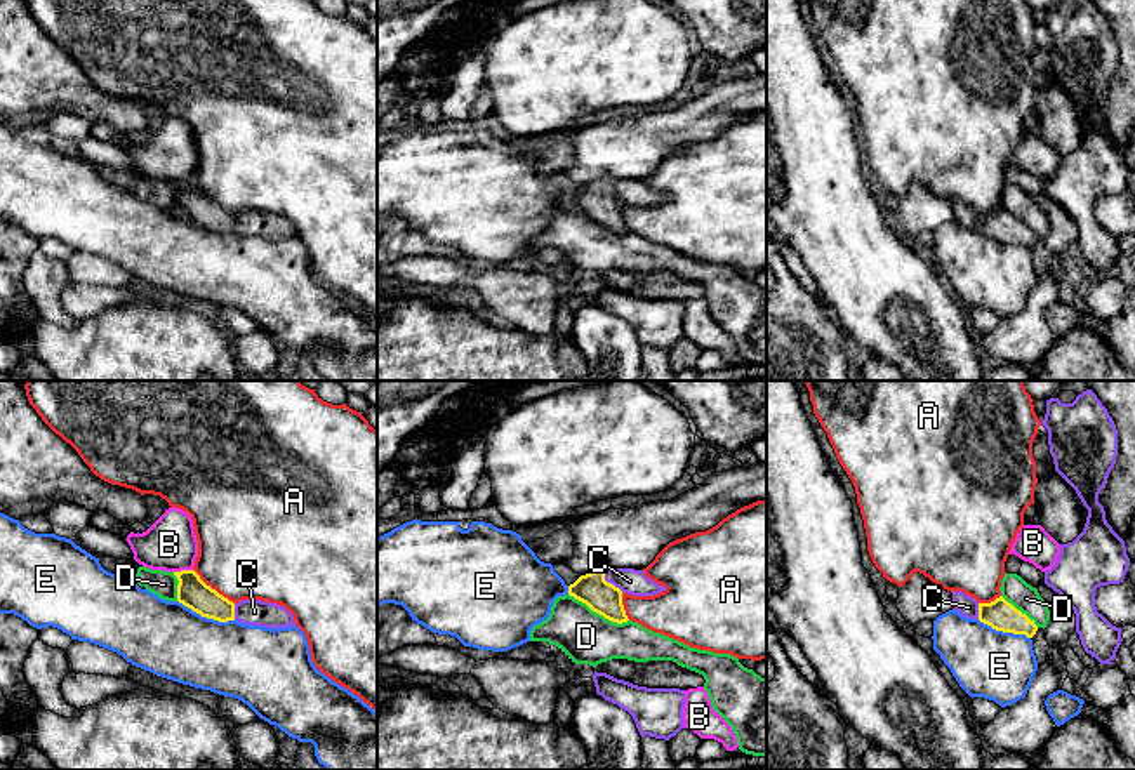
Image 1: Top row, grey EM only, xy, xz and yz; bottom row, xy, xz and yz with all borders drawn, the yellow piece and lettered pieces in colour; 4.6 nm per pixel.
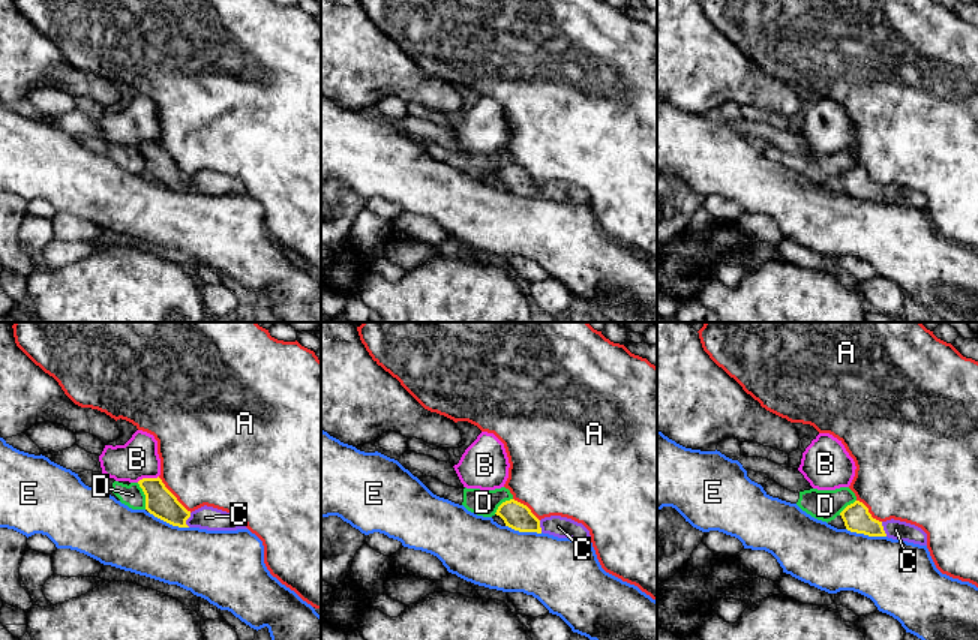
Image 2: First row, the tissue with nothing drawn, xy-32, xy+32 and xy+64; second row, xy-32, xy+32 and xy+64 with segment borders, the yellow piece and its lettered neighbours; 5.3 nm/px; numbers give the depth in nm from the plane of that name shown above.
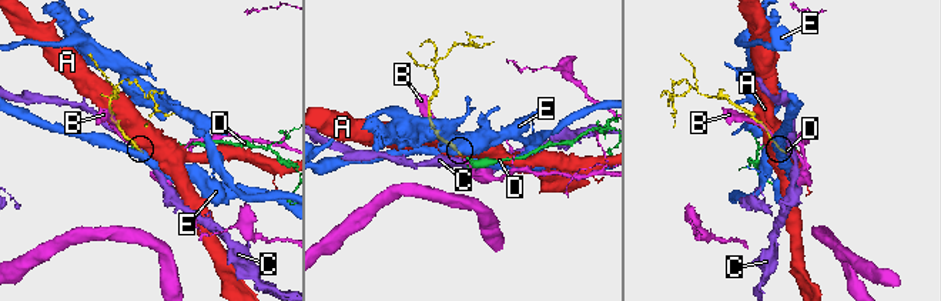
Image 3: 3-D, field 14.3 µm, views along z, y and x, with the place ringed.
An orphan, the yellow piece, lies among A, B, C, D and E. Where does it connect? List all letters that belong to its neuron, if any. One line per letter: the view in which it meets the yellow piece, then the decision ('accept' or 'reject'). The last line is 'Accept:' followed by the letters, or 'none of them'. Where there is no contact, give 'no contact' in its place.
A: meets yellow in xy; reject
B: meets yellow in xy; reject
C: meets yellow in xz; accept
D: meets yellow in xz; reject
E: meets yellow in xy; reject
Accept: C

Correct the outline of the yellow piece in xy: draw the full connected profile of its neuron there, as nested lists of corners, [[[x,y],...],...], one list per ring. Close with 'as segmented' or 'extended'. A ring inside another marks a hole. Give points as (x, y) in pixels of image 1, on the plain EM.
[[[181,181],[174,183],[174,186],[179,191],[177,212],[202,228],[219,233],[238,231],[271,240],[295,236],[294,226],[282,216],[261,210],[233,214],[207,196],[195,181]]] | extended

